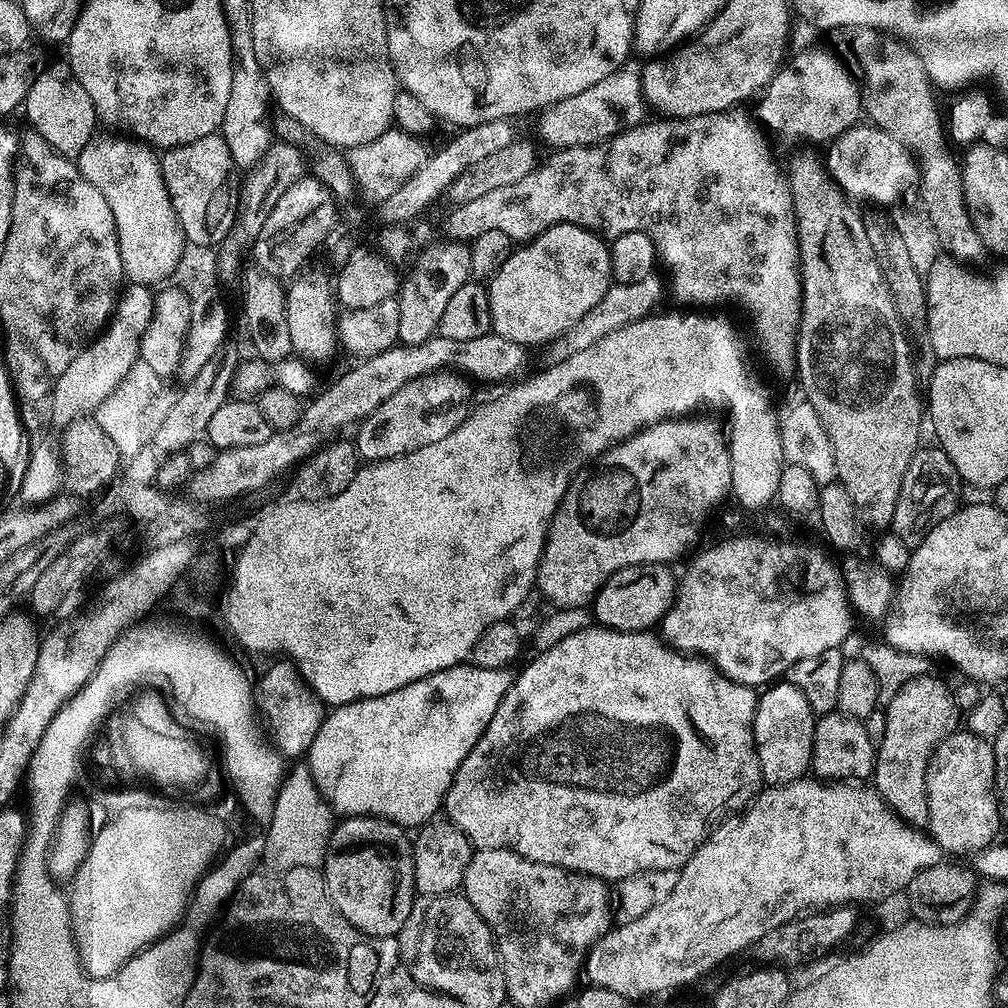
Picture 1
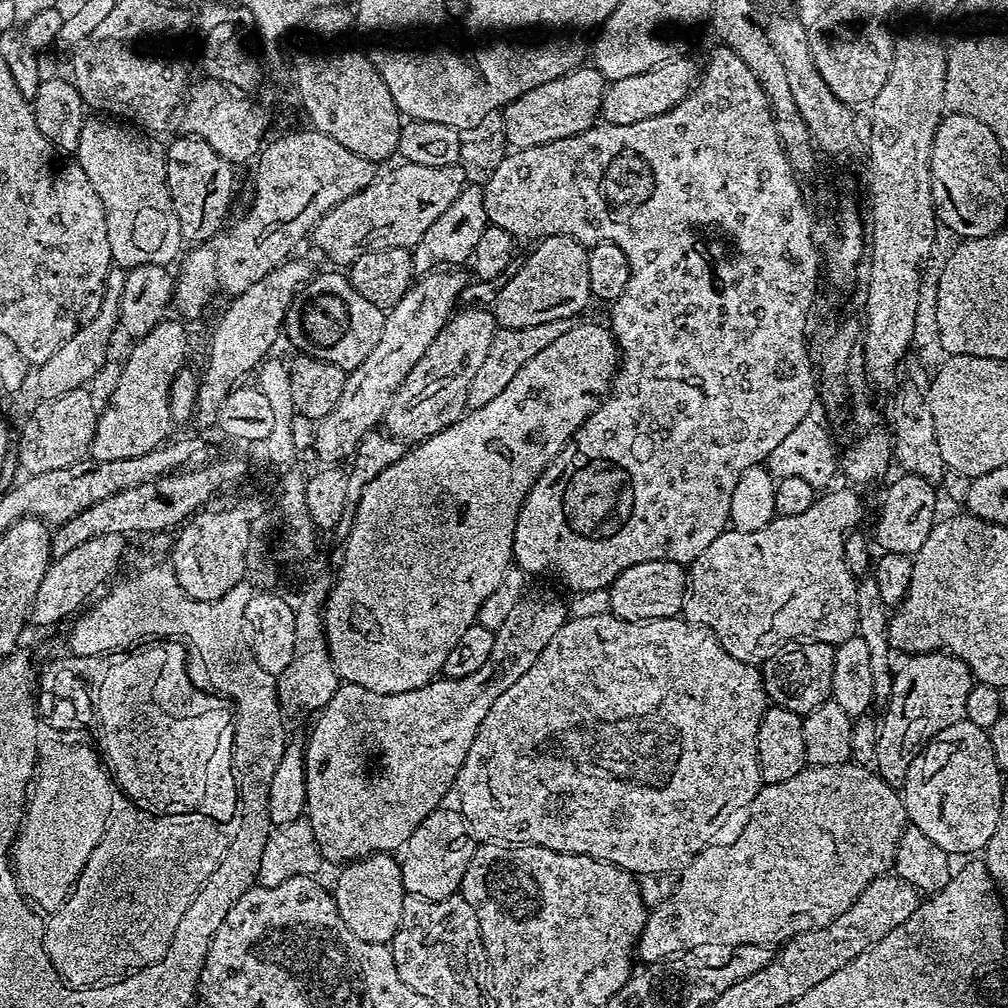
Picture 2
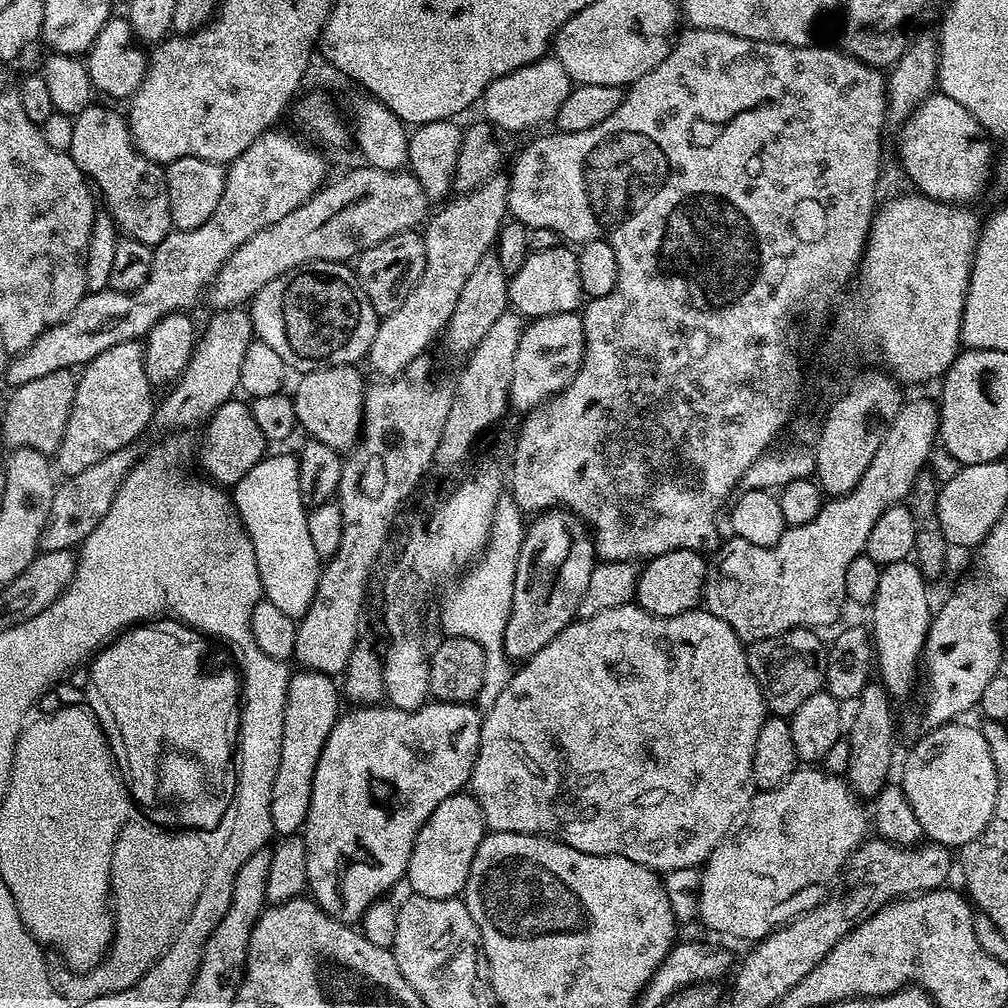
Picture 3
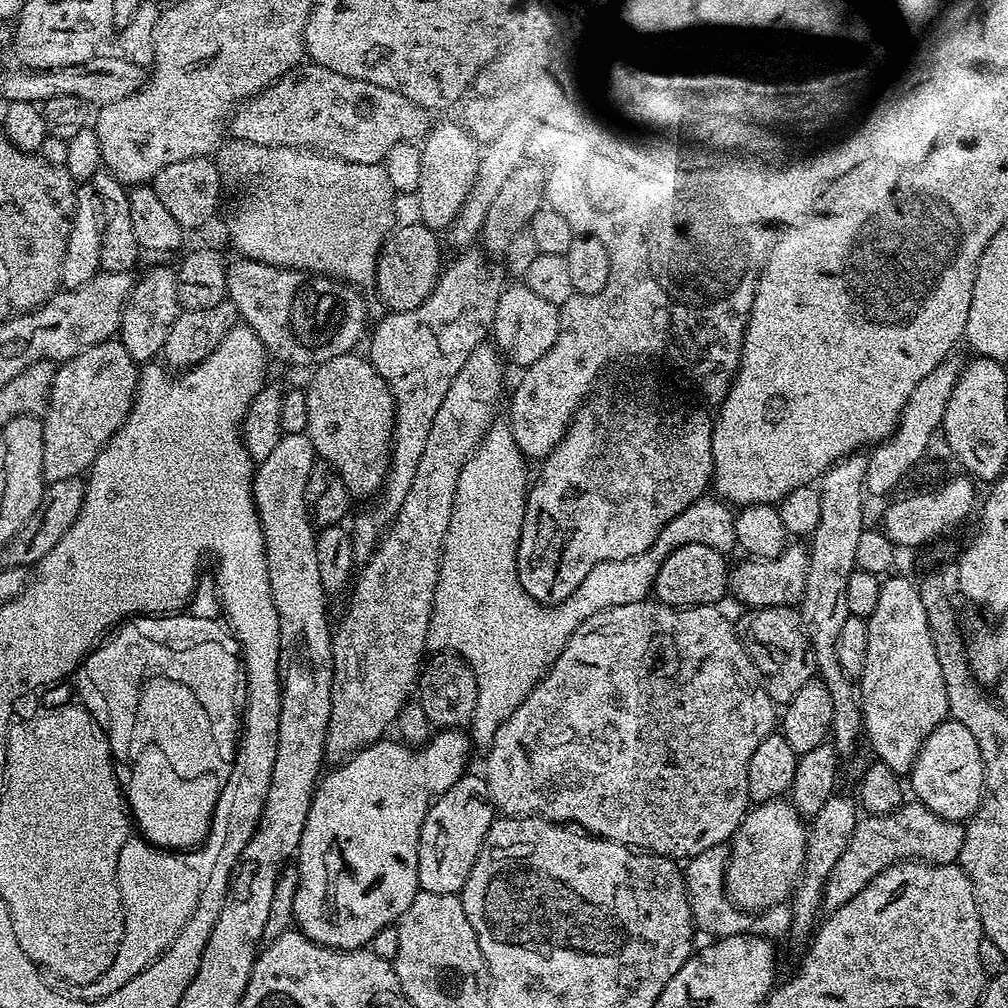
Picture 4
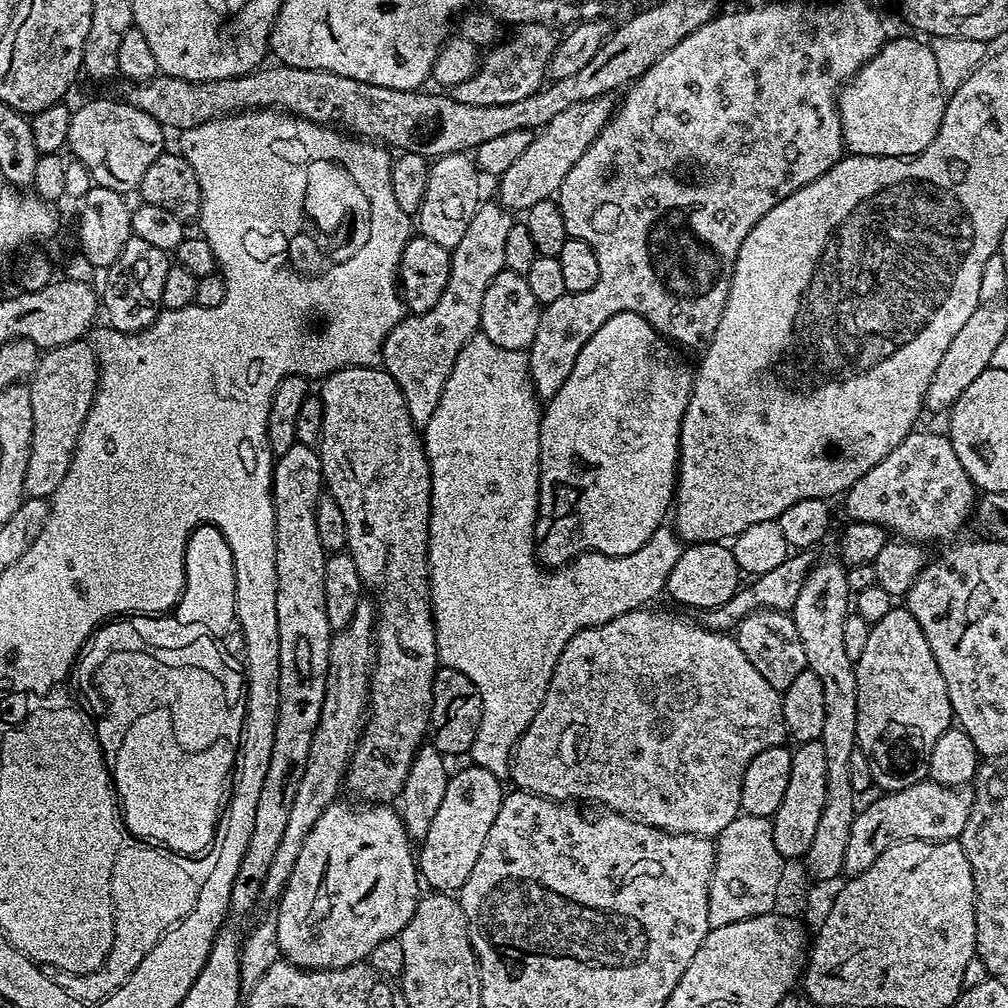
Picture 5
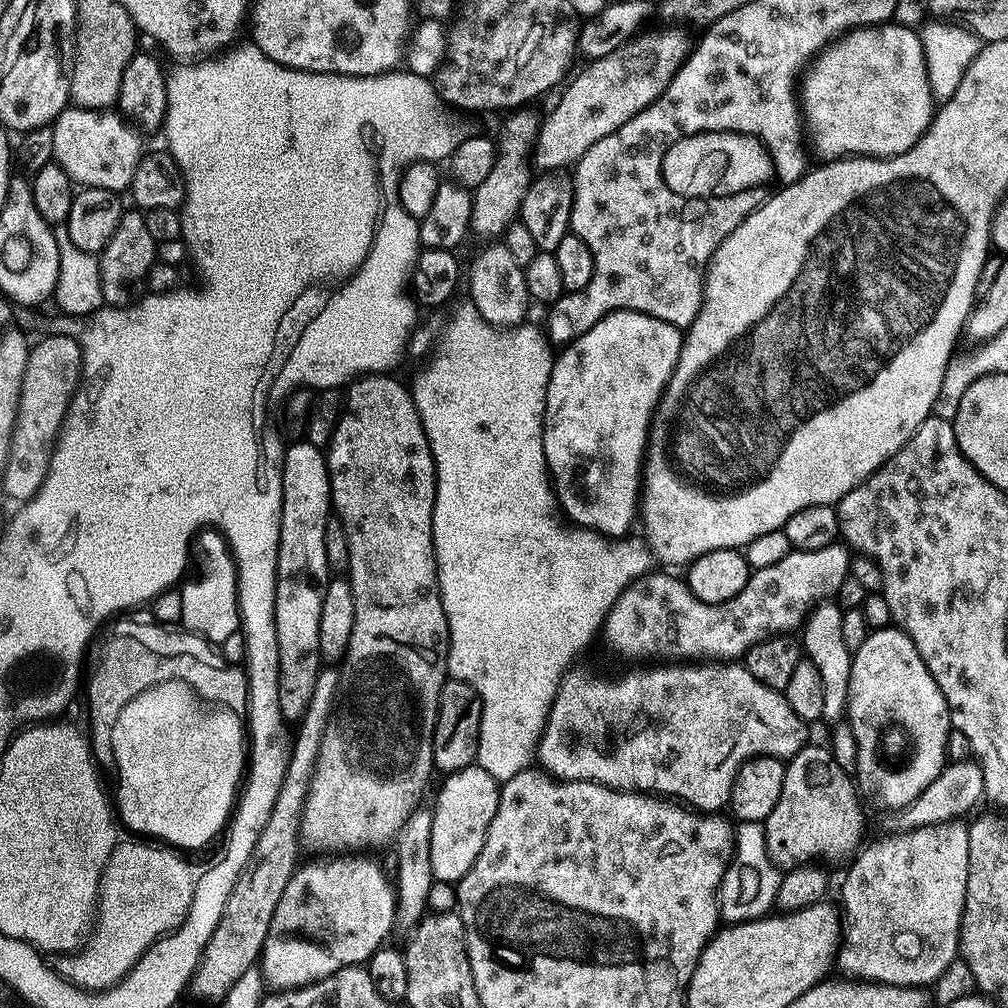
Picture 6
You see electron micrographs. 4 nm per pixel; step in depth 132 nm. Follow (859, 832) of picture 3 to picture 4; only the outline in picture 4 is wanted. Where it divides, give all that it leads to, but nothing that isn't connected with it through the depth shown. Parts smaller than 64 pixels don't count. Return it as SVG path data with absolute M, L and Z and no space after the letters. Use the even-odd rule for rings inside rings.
M787 799L757 804L749 811L730 841L728 872L724 875L724 887L737 908L757 914L791 897L806 858L808 831L800 813Z

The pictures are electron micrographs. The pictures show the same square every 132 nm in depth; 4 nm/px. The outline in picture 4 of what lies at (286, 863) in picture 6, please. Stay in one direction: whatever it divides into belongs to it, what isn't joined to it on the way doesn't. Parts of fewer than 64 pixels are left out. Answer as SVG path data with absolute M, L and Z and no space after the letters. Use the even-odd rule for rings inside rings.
M488 342L479 344L474 354L466 358L466 366L458 370L458 378L450 382L450 390L446 390L446 398L442 398L442 406L438 406L438 415L426 437L426 447L418 462L418 471L414 473L410 491L402 501L402 510L398 510L398 514L388 525L388 531L380 537L376 551L369 560L363 561L355 577L347 597L348 609L345 610L340 625L335 625L332 633L332 701L324 743L324 759L329 765L342 764L359 748L381 739L387 733L384 731L395 725L406 701L411 697L408 695L411 692L413 695L417 687L422 661L428 648L428 627L432 621L444 539L450 526L450 514L454 510L458 474L462 474L462 466L466 466L468 459L476 453L476 447L484 441L484 435L497 419L500 387L504 384L504 368L500 365L500 360L502 361L501 353Z

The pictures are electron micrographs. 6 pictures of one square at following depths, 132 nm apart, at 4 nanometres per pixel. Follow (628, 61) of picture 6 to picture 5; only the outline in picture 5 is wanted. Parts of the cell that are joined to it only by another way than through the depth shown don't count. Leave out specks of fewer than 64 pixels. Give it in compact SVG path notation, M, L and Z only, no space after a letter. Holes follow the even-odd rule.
M611 95L599 96L556 114L553 121L533 137L533 142L526 148L525 154L499 177L499 203L511 212L527 212L538 202L551 199L559 191L566 174L573 169L575 162L582 158L594 138L598 138L600 131L612 119L612 99Z

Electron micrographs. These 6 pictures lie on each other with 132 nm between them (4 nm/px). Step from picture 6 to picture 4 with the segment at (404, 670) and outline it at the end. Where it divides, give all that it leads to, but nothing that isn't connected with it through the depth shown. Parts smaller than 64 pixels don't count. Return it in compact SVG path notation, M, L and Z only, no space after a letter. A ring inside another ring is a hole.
M351 351L342 354L338 358L330 358L330 362L317 364L314 371L309 375L313 376L309 378L308 384L306 383L306 410L308 411L308 431L306 435L310 438L317 457L319 457L323 463L329 464L333 470L340 475L342 482L348 487L349 497L368 496L367 498L372 498L384 487L384 478L388 474L388 461L392 455L392 426L396 422L396 407L394 406L394 398L382 378L382 374L378 374L378 370L374 370L374 366L367 355L356 355L357 353L355 351Z

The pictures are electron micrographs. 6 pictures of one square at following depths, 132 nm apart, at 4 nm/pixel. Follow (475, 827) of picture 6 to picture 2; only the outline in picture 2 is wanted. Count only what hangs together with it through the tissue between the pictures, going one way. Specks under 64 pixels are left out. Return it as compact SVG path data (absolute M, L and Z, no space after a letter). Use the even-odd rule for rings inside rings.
M448 806L436 808L429 819L416 829L416 835L408 839L406 853L408 852L408 864L406 860L406 888L409 893L430 898L431 900L445 900L460 892L460 883L466 874L466 866L470 866L470 858L474 858L478 847L478 841L472 834L472 828L468 820L458 810L452 812Z

